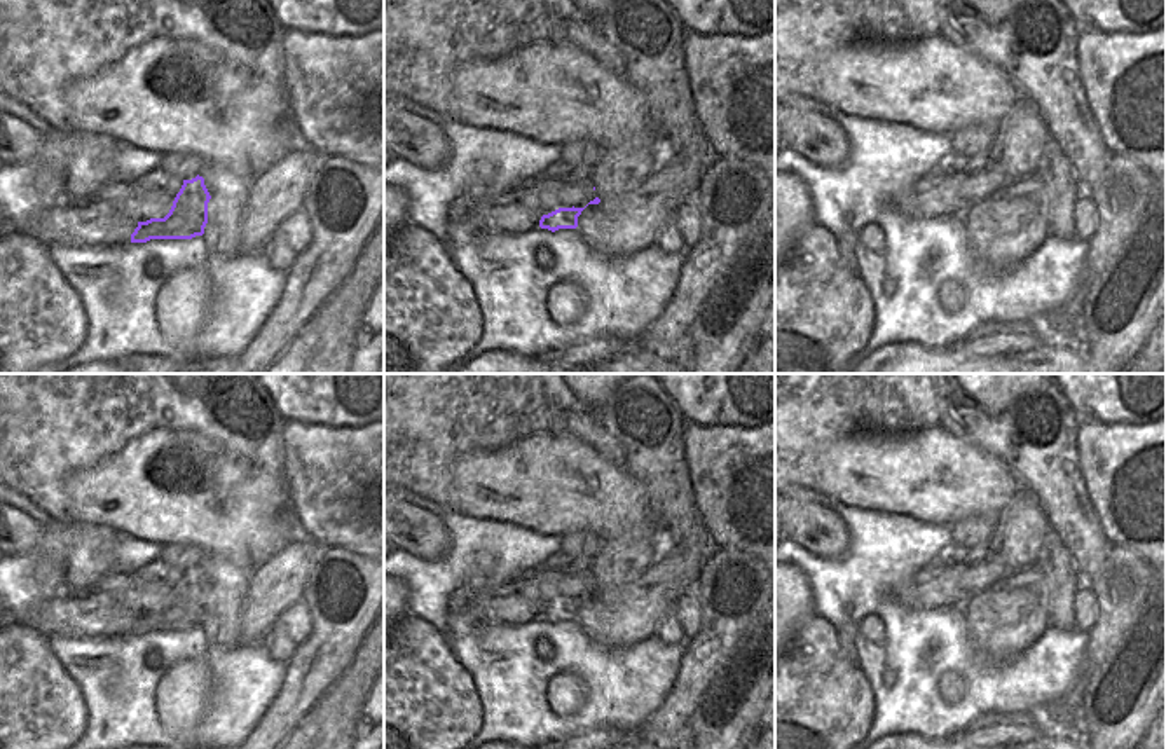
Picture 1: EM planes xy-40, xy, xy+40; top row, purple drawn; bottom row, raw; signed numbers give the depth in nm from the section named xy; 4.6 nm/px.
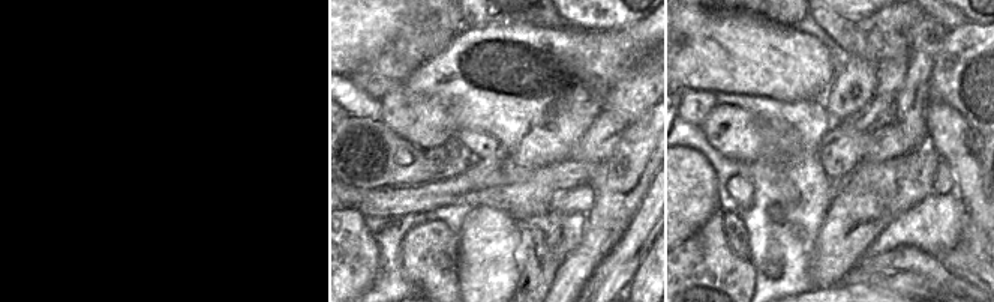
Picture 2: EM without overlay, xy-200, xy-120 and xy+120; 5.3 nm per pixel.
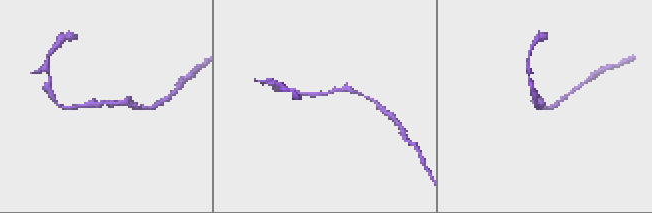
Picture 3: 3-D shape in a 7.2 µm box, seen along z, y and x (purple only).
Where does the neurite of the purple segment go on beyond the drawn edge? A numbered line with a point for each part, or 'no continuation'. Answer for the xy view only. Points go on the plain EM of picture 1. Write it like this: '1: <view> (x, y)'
no continuation

